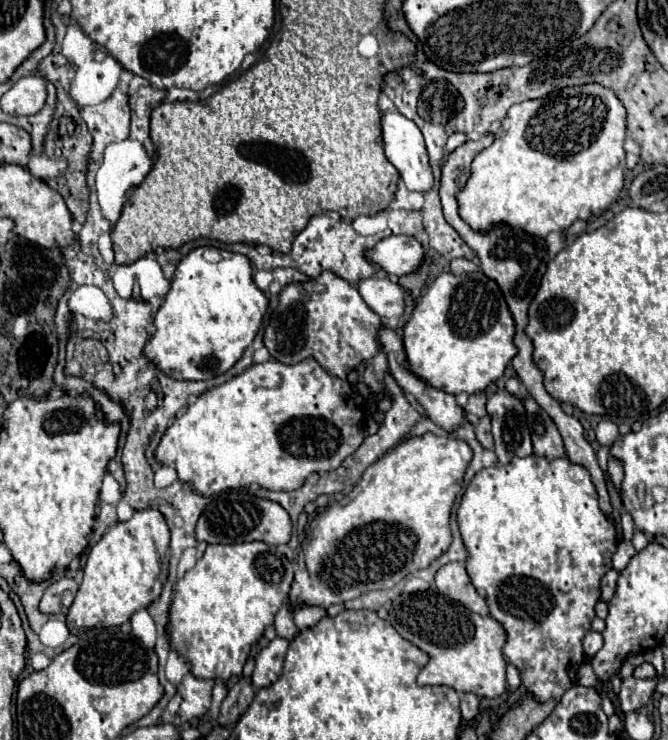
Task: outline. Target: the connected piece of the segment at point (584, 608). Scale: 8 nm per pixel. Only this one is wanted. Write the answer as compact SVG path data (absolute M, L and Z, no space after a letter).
M536 454L520 458L514 456L506 466L494 464L490 468L482 468L466 486L466 492L462 494L462 502L456 514L458 520L458 528L460 528L460 536L464 542L464 548L468 552L466 558L466 572L470 576L472 586L476 588L476 592L480 592L480 596L484 596L484 600L488 602L490 608L490 616L494 620L498 620L506 632L506 642L504 642L504 654L510 658L510 662L520 670L520 678L522 684L526 686L526 690L538 700L544 702L548 698L556 698L560 700L560 696L576 682L576 672L578 666L584 662L584 652L582 652L582 638L584 634L590 630L590 622L594 618L594 606L600 600L600 578L612 568L612 554L616 552L616 528L614 524L602 514L602 510L598 508L598 494L596 488L588 476L588 470L572 464L568 458L556 458L556 460L546 460L540 458Z

